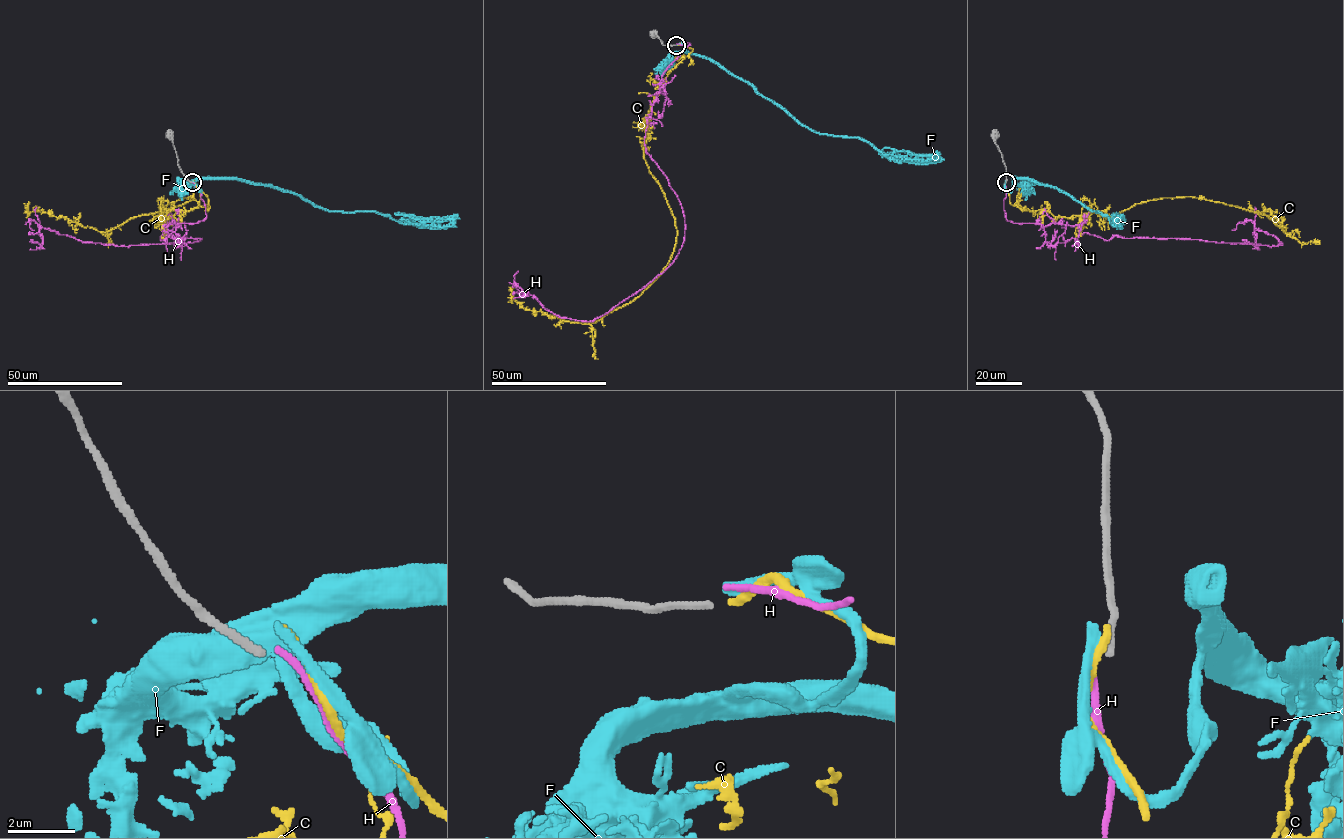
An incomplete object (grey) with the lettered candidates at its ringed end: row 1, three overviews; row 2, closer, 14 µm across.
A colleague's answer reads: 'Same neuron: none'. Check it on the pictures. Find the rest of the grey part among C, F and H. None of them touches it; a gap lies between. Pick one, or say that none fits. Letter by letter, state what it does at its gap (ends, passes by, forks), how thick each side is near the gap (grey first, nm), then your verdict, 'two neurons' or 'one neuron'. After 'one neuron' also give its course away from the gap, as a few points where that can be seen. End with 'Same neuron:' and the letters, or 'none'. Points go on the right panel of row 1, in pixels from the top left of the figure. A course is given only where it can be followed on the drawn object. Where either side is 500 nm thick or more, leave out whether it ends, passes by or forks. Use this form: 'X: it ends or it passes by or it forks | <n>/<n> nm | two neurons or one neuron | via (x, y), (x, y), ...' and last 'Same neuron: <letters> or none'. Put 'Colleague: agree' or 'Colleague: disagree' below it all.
C: it ends | 240/260 nm | one neuron | via (1006, 182), (1011, 204), (1057, 217), (1198, 197), (1264, 214), (1284, 232), (1270, 211), (1258, 212), (1248, 201)
F: it ends | 240/360 nm | two neurons
H: it ends | 240/180 nm | two neurons
Same neuron: C
Colleague: disagree

